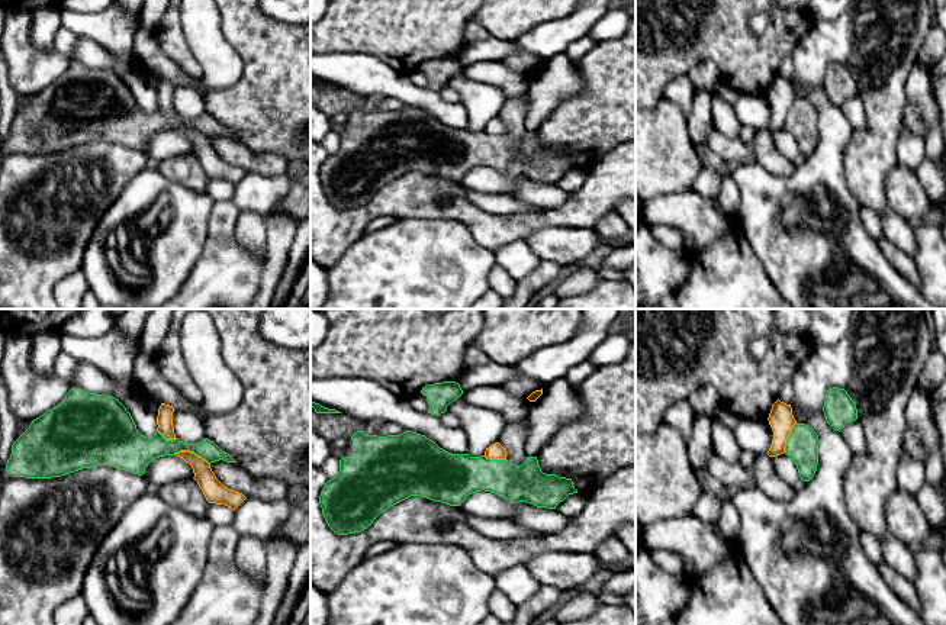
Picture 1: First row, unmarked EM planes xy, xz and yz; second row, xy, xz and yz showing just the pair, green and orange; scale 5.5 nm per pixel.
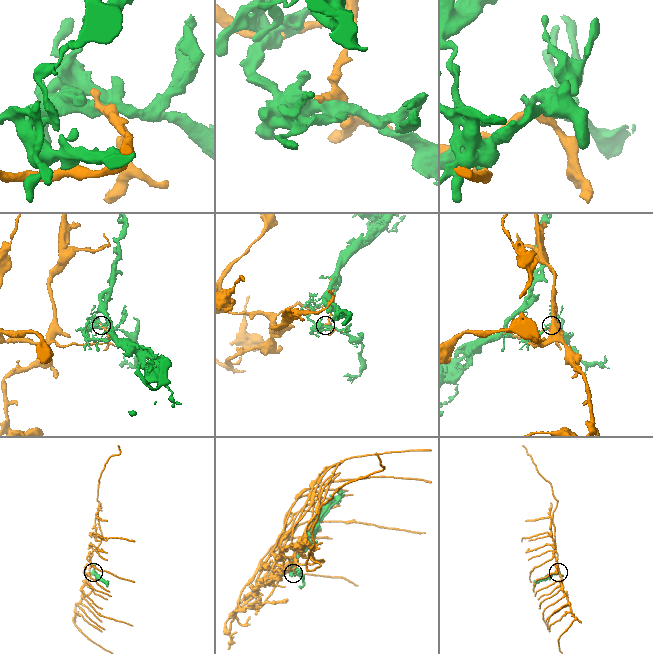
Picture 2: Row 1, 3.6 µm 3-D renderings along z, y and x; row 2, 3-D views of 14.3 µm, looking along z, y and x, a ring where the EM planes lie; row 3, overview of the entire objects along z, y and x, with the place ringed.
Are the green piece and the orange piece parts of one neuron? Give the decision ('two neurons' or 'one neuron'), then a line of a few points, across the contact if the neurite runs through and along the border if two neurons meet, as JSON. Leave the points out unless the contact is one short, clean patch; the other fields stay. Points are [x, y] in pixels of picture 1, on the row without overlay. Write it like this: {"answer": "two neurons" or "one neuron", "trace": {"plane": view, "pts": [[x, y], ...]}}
{"answer": "two neurons"}

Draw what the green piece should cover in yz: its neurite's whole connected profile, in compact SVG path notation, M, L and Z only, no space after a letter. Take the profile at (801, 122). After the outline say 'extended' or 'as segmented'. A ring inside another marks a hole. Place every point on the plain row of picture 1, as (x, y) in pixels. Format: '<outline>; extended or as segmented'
M795 99L785 120L785 129L795 138L799 152L810 157L818 139L818 110L805 99Z; as segmented

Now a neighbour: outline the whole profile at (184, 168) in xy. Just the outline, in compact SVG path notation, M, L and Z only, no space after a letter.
M194 154L163 160L158 162L157 170L167 178L178 181L197 193L207 193L209 177Z

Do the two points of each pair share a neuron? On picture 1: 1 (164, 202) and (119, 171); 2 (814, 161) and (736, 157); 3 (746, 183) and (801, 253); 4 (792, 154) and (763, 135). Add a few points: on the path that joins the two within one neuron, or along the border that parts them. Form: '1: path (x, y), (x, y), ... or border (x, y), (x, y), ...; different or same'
1: border (145, 166), (110, 206); different
2: border (755, 161), (733, 167); different
3: path (765, 203), (769, 208), (772, 237), (781, 241); same
4: border (769, 132), (774, 145), (792, 163); different

